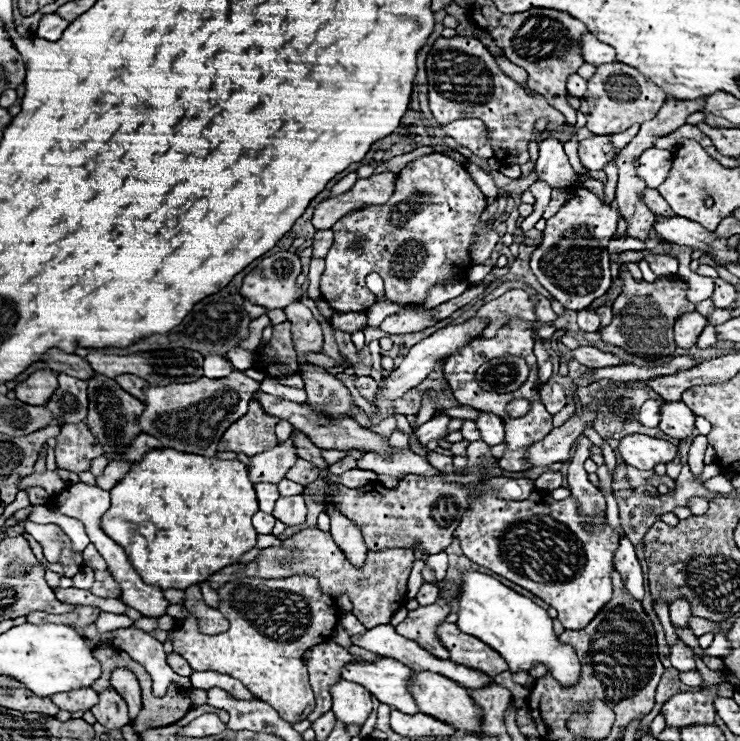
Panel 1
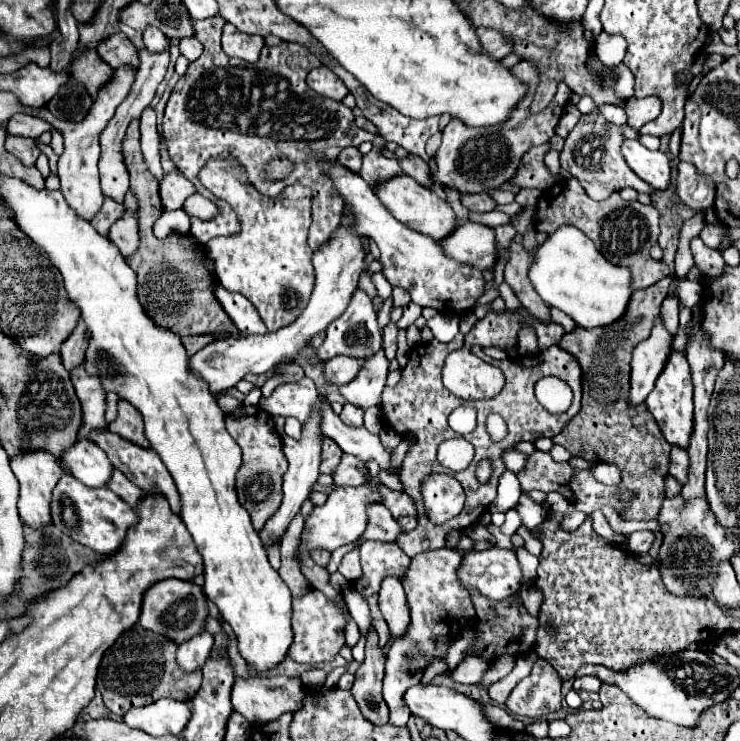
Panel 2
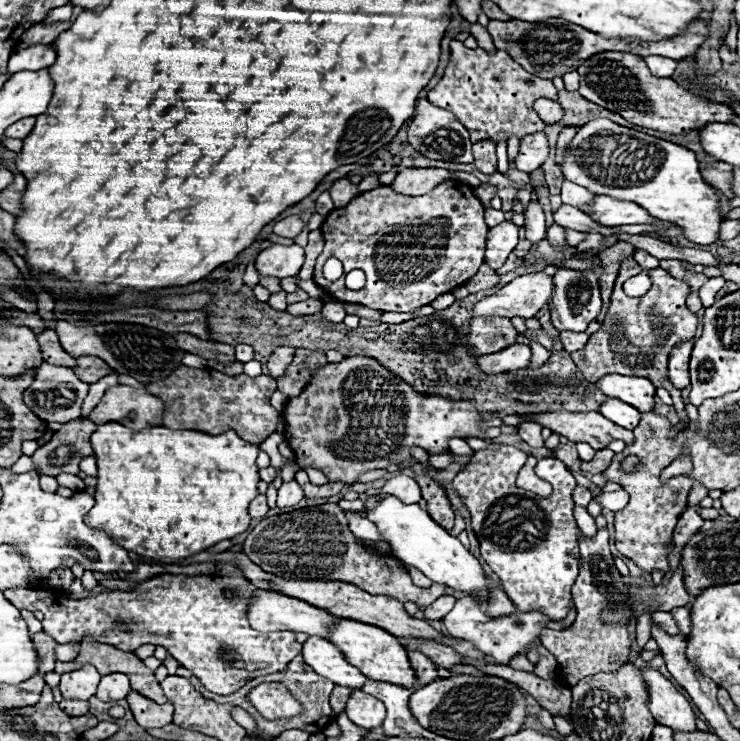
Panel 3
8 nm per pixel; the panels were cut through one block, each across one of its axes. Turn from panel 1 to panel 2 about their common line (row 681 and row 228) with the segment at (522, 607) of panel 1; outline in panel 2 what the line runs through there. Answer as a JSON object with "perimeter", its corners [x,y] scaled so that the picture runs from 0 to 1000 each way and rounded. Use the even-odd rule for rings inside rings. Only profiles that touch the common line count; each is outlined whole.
{"perimeter":[[[759,302],[749,316],[743,316],[732,329],[714,340],[719,354],[714,375],[730,402],[765,421],[781,440],[805,443],[827,437],[843,424],[843,416],[851,405],[851,367],[846,362],[824,356],[800,329],[789,313],[778,305]]]}

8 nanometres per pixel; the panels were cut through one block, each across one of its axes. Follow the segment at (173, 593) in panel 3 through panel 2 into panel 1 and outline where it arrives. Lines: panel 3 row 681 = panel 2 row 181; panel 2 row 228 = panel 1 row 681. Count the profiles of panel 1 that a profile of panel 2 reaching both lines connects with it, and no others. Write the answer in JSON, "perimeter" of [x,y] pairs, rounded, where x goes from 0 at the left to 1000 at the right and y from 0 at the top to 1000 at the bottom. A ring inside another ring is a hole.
{"perimeter":[[[419,775],[392,777],[381,783],[316,783],[303,788],[297,796],[297,826],[311,837],[308,853],[300,853],[295,858],[278,858],[268,853],[268,839],[262,831],[254,831],[249,839],[238,839],[235,850],[230,850],[235,861],[235,880],[249,885],[259,904],[286,904],[295,910],[314,912],[324,918],[349,945],[365,950],[386,974],[400,977],[408,972],[416,972],[416,966],[424,961],[427,947],[422,928],[416,923],[416,904],[411,896],[411,880],[424,874],[427,869],[438,869],[449,861],[449,853],[457,845],[459,823],[454,834],[454,812],[449,804],[432,799],[430,783]]]}

